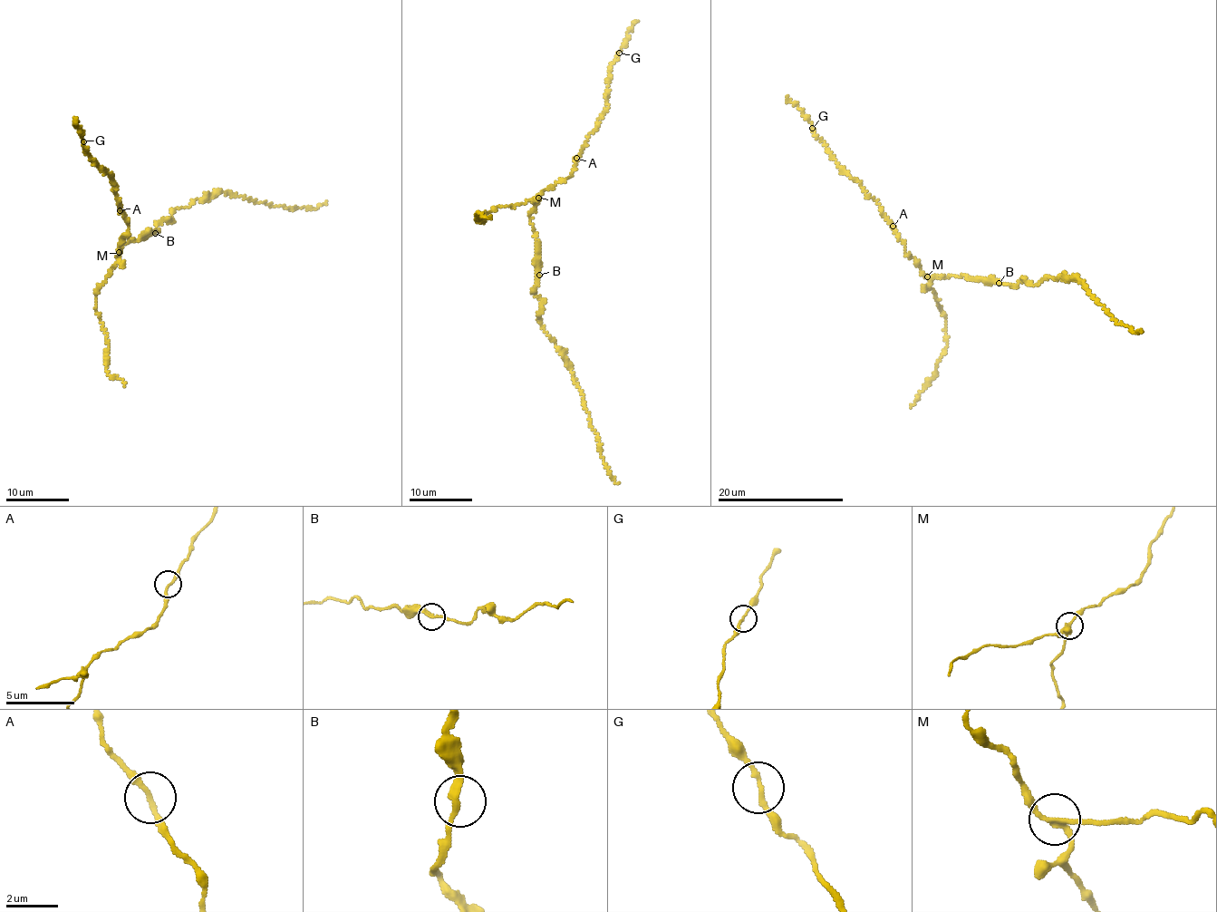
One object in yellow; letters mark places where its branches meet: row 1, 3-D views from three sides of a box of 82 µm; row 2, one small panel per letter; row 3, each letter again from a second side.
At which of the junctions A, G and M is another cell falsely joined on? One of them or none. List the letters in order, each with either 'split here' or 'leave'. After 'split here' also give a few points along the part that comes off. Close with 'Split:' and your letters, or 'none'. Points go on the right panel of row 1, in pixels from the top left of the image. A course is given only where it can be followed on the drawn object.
A: leave
G: leave
M: split here; foreign part runs (926, 276), (964, 274), (967, 280), (1014, 286), (1059, 276), (1083, 282), (1118, 324), (1141, 331)
Split: M

